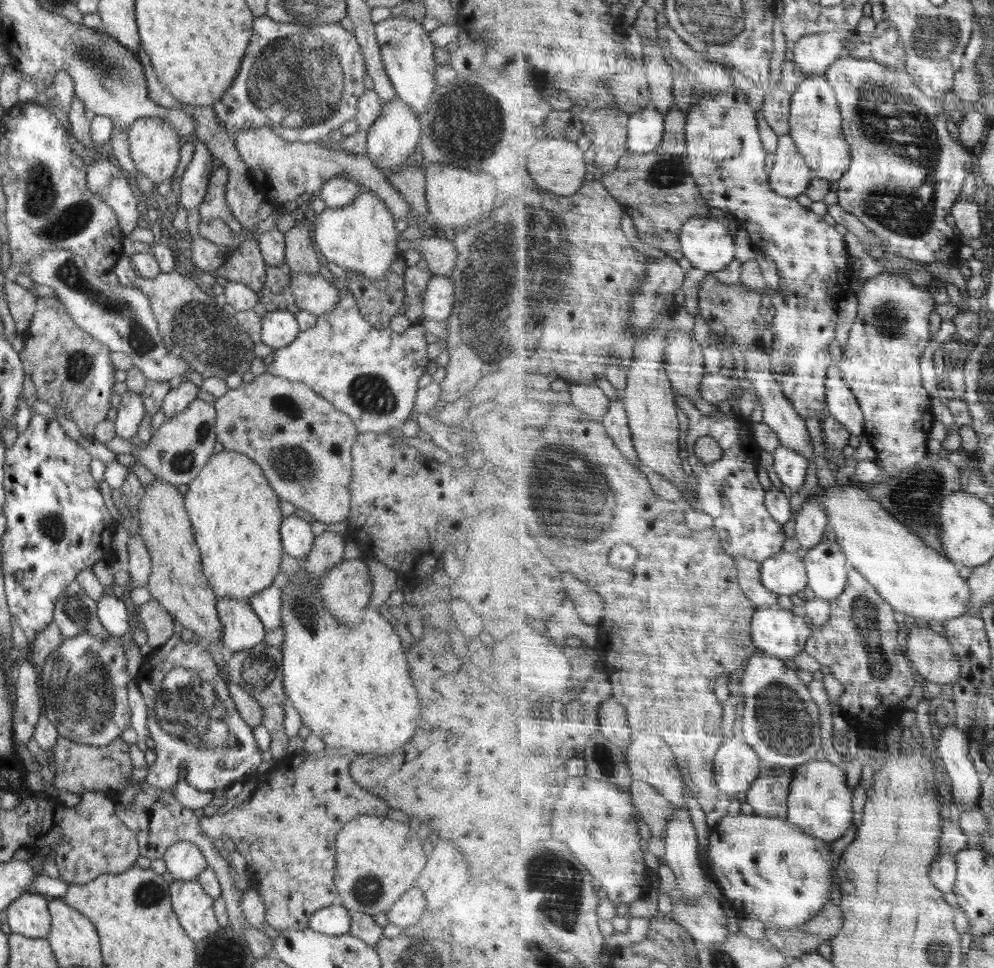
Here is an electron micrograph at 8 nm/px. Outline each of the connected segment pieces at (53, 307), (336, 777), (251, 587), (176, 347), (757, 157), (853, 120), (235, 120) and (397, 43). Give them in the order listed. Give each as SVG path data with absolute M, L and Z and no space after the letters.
M40 297L29 327L23 334L25 346L19 352L24 372L35 384L36 395L62 412L78 425L85 439L95 439L96 426L107 420L110 397L116 384L116 367L110 359L111 350L86 333L58 298Z
M326 746L322 752L310 753L304 750L292 753L291 755L288 754L286 757L276 759L274 766L271 768L272 772L268 774L268 778L266 778L266 774L262 774L262 776L258 778L258 790L256 790L254 794L252 792L251 797L242 802L237 810L233 809L227 811L225 814L217 812L212 816L204 815L200 818L200 827L202 827L202 831L204 831L210 839L215 840L226 836L226 838L230 838L230 840L234 842L235 849L244 856L247 862L247 875L248 877L256 877L256 891L258 891L258 895L264 899L266 922L276 931L282 932L291 929L302 931L303 929L308 929L310 918L314 915L314 912L317 912L318 909L340 903L338 889L336 885L334 885L334 868L336 868L334 840L336 840L338 832L342 830L344 824L350 822L350 820L356 816L370 815L386 817L388 810L390 810L390 805L388 805L384 799L366 791L366 789L363 789L361 785L354 781L350 776L350 762L353 762L350 752L330 746Z
M222 450L208 460L189 485L189 491L183 498L194 531L194 539L200 550L202 571L218 600L230 598L249 602L252 595L268 588L274 582L276 574L281 570L284 555L280 540L283 516L280 509L281 499L270 487L262 467L238 452Z
M126 255L118 259L112 274L117 284L138 288L150 300L150 308L158 322L166 350L186 359L191 370L204 378L225 378L235 372L243 375L250 370L256 356L252 336L236 322L236 317L224 311L216 299L203 292L191 277L174 270L160 272L154 278L144 278Z
M705 87L687 116L687 152L691 160L692 174L704 198L711 207L720 208L727 214L734 215L742 227L747 226L753 234L756 248L770 255L777 265L780 289L772 293L773 304L777 309L777 315L772 319L775 338L778 334L778 338L774 340L776 344L772 354L774 375L800 416L808 419L818 413L821 415L824 408L829 407L827 380L830 367L834 365L834 358L828 350L830 342L836 338L838 324L836 322L838 312L834 304L838 304L845 298L846 292L850 291L853 275L853 257L848 252L845 236L810 207L801 206L796 197L781 195L772 188L770 174L766 170L768 151L764 148L759 118L754 108L750 106L745 92L734 87L728 92L719 93Z
M844 55L824 75L828 77L828 81L833 85L834 91L837 93L842 114L845 117L845 133L853 149L853 163L851 164L850 170L844 175L844 178L839 180L840 188L838 195L840 206L844 210L854 213L862 222L866 223L866 226L870 227L872 232L883 239L883 242L888 245L888 249L893 254L928 264L931 262L950 263L958 260L957 253L962 243L956 234L956 230L948 224L946 218L950 214L952 215L952 210L954 210L956 202L960 200L960 196L963 194L963 188L967 182L967 178L972 174L972 170L974 170L974 155L971 154L970 149L956 135L950 122L950 113L944 107L942 108L942 102L940 100L925 96L920 91L920 88L914 84L912 76L906 69L897 69L896 67L888 66L874 59L860 59L852 55Z
M265 15L255 18L252 32L238 76L221 100L216 100L212 106L218 123L231 135L244 129L270 127L288 142L333 145L330 134L338 132L342 124L354 118L358 98L366 91L366 63L356 35L345 30L339 22L309 27L278 22Z
M393 16L387 20L382 20L382 22L374 23L374 30L386 75L390 78L397 96L408 104L416 115L424 114L426 112L426 104L429 103L432 92L436 91L438 86L435 80L435 69L438 66L436 61L434 61L435 46L429 33L424 32L422 25L418 21Z

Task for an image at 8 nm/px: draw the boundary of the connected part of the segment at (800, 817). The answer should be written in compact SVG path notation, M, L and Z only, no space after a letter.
M821 757L795 769L789 798L789 820L807 833L830 843L842 838L854 822L854 790L848 786L844 767Z

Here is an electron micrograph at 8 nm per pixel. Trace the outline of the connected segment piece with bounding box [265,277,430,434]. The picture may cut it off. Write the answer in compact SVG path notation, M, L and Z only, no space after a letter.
M337 278L331 282L340 294L338 306L322 316L318 316L313 328L300 331L298 336L286 346L273 349L273 353L265 361L266 370L274 376L292 382L302 382L312 387L318 395L330 401L338 411L351 418L358 433L388 433L390 429L398 429L413 414L417 397L418 379L424 372L430 358L426 351L426 334L422 324L411 324L406 331L398 334L389 328L378 330L360 315L357 302L346 286Z

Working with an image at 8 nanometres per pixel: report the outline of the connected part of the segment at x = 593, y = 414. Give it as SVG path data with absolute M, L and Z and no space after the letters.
M571 384L573 402L590 419L601 421L608 414L612 401L596 384Z

